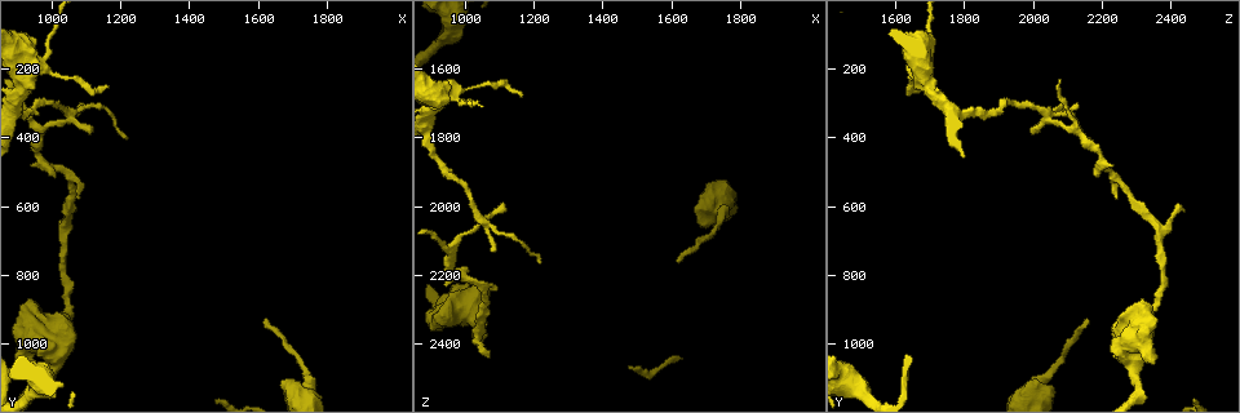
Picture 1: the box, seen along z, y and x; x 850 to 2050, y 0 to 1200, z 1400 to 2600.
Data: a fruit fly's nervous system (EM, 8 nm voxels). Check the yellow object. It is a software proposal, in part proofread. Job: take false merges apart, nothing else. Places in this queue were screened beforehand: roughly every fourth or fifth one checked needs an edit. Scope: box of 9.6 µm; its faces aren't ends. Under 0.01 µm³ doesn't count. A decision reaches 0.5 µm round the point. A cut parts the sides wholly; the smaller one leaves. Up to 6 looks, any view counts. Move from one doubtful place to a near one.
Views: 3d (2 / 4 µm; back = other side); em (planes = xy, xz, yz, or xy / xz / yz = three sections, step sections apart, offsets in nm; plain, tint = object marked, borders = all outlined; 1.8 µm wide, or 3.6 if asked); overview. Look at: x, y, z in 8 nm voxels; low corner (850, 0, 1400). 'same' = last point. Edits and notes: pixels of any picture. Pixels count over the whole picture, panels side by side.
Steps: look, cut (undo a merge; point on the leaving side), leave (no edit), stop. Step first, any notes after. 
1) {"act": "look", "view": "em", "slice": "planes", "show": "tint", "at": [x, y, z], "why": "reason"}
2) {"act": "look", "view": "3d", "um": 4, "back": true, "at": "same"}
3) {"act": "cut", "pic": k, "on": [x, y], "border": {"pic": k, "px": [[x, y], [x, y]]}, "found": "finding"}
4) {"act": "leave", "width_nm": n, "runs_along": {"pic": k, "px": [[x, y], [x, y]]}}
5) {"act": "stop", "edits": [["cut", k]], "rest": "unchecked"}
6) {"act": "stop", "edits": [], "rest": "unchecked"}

{"act": "look", "view": "3d", "um": 2, "at": [1050, 340, 2050], "why": "branch point"}

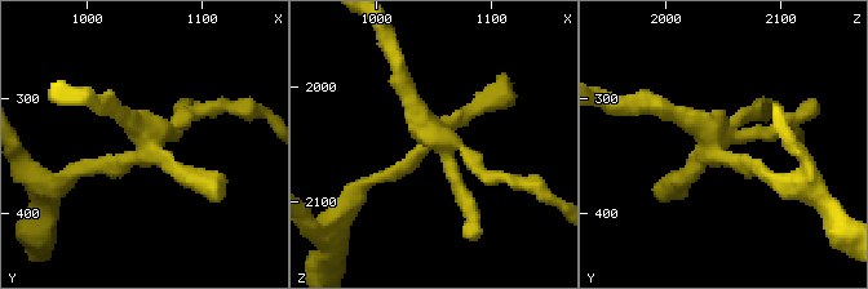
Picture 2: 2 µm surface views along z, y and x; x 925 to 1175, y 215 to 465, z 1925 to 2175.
{"act": "look", "view": "em", "slice": "xz", "step": 4, "show": "tint", "at": [1052, 340, 2044]}

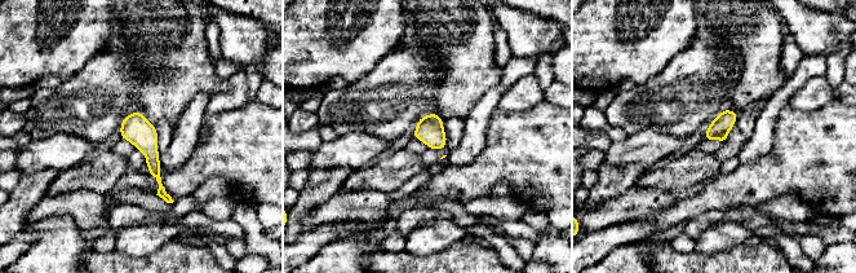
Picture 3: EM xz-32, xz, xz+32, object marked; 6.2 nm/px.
{"act": "look", "view": "em", "slice": "planes", "show": "borders", "at": "same", "why": "cut it another way"}

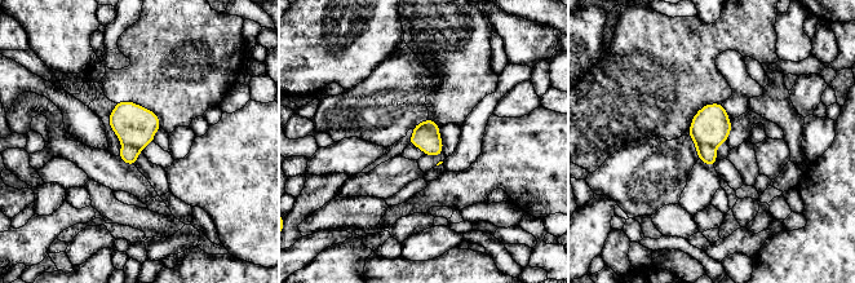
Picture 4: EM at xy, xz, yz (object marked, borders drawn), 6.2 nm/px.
{"act": "cut", "pic": 4, "on": [710, 125], "border": {"pic": 4, "px": [[695, 142], [714, 147]]}, "found": "a second neuron is stuck on"}

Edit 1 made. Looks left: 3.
{"act": "look", "view": "overview", "why": "see it whole again"}

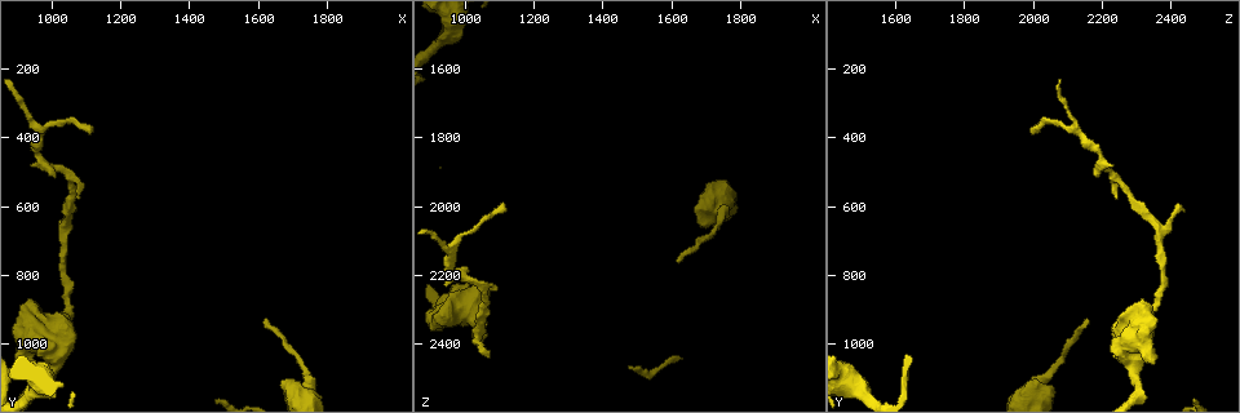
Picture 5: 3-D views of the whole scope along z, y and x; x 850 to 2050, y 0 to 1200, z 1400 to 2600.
{"act": "look", "view": "em", "slice": "planes", "show": "tint", "at": [1030, 690, 2360]}

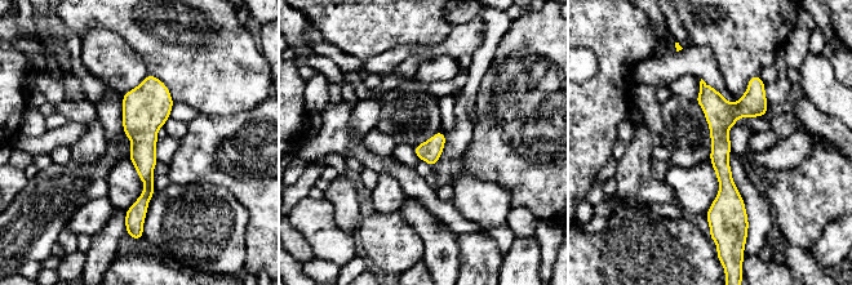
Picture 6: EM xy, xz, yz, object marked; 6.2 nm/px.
{"act": "leave", "runs_along": {"pic": 6, "px": [[754, 79], [720, 127], [719, 221]]}, "found": "continuous, no second neuron"}

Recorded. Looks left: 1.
{"act": "stop", "edits": [["cut", 4]], "rest": "unchecked"}

